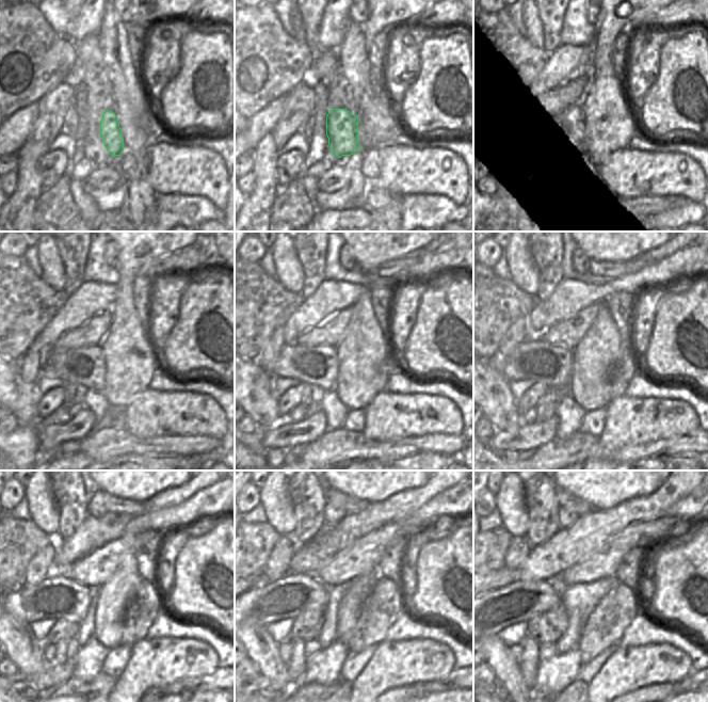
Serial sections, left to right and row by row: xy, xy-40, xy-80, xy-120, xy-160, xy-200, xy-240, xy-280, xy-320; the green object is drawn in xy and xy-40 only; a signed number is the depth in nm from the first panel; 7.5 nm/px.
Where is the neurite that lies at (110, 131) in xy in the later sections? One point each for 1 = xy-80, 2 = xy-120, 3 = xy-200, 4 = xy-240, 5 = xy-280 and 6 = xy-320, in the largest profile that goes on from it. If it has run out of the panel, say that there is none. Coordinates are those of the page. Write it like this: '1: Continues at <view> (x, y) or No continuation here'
1: Continues at xy-80 (568, 125)
2: Continues at xy-120 (85, 366)
3: Continues at xy-200 (534, 359)
4: Continues at xy-240 (59, 596)
5: Continues at xy-280 (294, 594)
6: Continues at xy-320 (495, 610).

